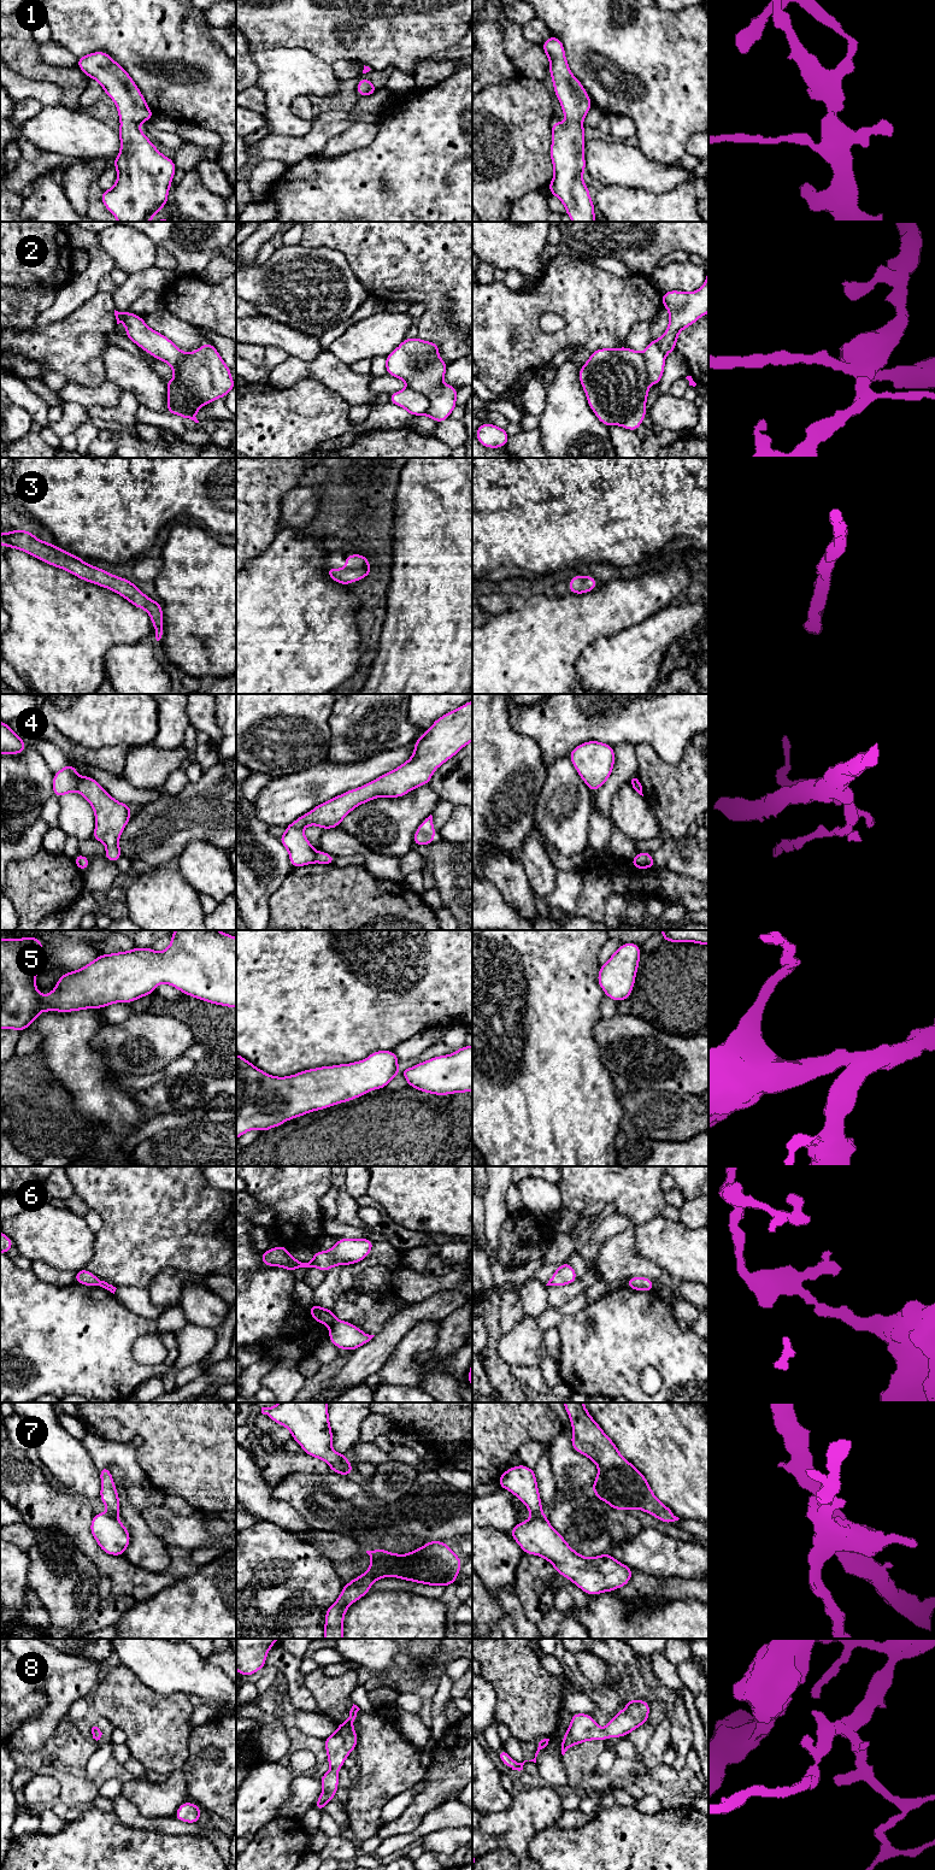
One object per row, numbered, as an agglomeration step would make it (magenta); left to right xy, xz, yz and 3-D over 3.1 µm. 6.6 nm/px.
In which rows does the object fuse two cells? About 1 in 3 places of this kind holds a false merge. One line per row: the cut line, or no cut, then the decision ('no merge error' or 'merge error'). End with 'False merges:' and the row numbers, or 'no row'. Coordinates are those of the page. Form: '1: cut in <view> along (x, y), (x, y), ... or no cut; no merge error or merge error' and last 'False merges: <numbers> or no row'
1: no cut; no merge error
2: cut in xz along (407, 387), (419, 392), (429, 403), (429, 407), (424, 413); merge error
3: no cut; no merge error
4: cut in xy along (80, 778), (76, 789); merge error
5: no cut; no merge error
6: cut in xz along (336, 1319), (330, 1327); merge error
7: cut in yz along (541, 1512), (533, 1515); merge error
8: no cut; no merge error
False merges: 2, 4, 6, 7

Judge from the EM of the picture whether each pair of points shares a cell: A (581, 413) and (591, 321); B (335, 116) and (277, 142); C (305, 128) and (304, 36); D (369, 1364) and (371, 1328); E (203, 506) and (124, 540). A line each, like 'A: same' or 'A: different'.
A: different
B: different
C: different
D: different
E: same

